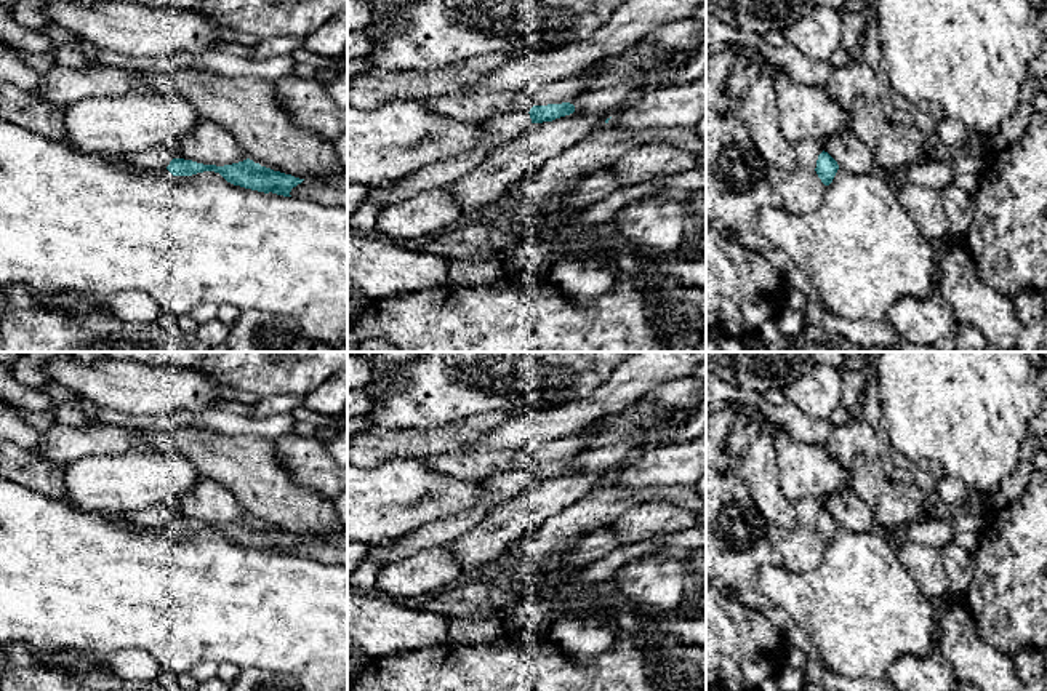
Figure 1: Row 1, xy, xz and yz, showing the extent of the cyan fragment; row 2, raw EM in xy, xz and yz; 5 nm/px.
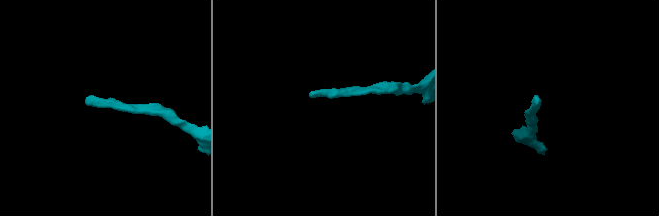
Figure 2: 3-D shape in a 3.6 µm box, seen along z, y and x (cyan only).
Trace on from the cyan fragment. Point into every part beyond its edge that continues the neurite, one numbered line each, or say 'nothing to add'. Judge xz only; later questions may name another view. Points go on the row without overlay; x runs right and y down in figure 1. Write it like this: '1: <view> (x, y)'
1: xz (476, 466)

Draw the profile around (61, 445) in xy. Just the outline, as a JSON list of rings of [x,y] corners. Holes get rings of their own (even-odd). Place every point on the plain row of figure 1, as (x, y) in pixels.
[[[94,421],[86,427],[54,424],[40,433],[38,457],[64,467],[80,457],[96,454],[123,454],[144,449],[144,438],[152,430],[102,424]]]

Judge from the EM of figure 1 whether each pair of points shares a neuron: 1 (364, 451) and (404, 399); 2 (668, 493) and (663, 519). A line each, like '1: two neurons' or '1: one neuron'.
1: two neurons
2: two neurons

